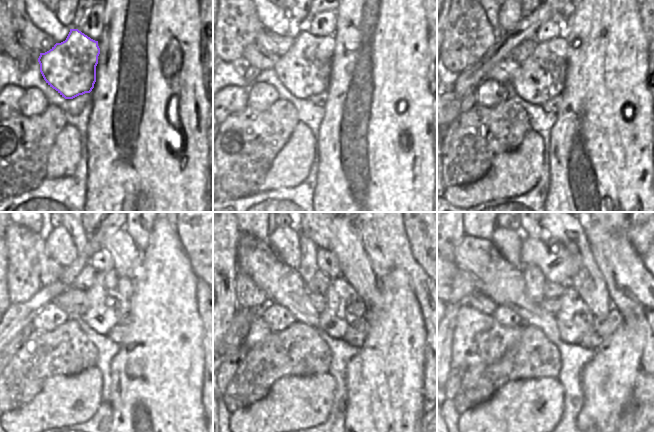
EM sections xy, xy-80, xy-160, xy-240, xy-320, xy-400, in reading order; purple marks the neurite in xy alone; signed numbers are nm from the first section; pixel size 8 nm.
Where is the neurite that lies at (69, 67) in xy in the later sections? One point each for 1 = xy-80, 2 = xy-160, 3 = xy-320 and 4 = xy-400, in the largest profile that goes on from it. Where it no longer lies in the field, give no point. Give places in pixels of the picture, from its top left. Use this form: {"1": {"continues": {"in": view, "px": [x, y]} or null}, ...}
{"1": {"continues": {"in": "xy-80", "px": [304, 70]}}, "2": {"continues": {"in": "xy-160", "px": [540, 78]}}, "3": {"continues": {"in": "xy-320", "px": [344, 306]}}, "4": {"continues": {"in": "xy-400", "px": [574, 319]}}}

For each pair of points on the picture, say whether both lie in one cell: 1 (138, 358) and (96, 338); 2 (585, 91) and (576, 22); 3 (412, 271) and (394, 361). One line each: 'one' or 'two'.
1: two
2: one
3: two

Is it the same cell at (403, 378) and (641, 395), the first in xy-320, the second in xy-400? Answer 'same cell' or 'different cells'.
different cells

